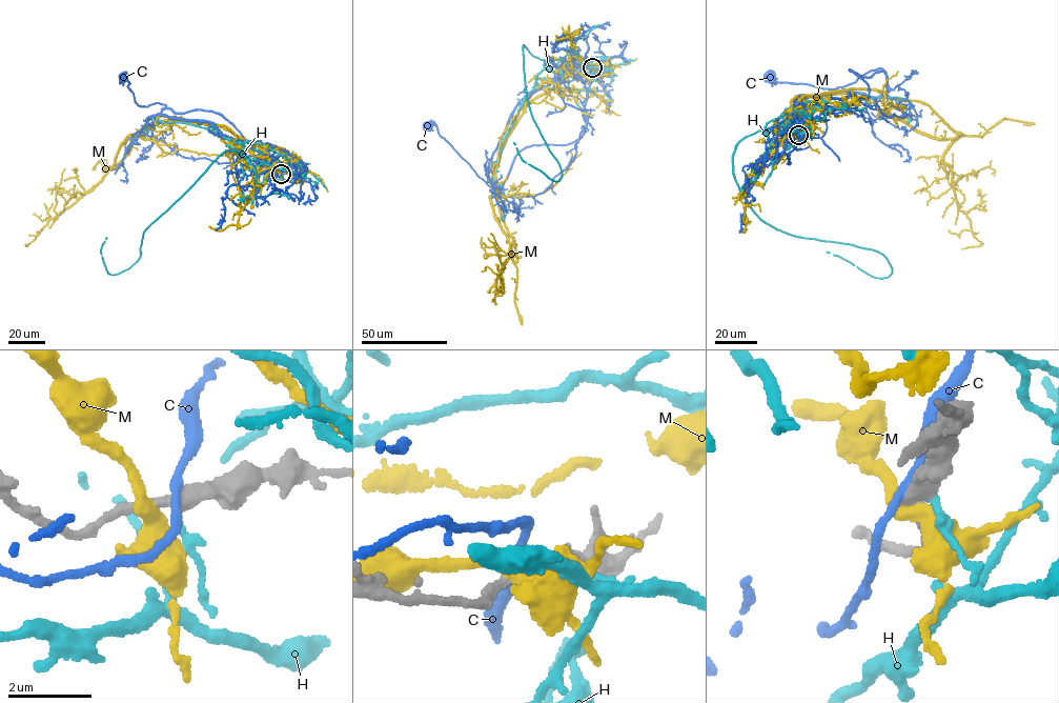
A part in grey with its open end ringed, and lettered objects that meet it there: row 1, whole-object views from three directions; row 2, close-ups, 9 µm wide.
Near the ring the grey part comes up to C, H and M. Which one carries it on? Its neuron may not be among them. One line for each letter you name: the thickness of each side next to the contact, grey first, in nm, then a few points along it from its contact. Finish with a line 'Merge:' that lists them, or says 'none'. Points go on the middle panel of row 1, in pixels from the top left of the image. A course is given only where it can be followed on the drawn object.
H: calibres 400 and 130 nm; course (592, 67), (612, 67), (595, 56), (550, 72), (524, 44), (530, 112), (558, 181), (523, 160), (513, 142)
Merge: H

